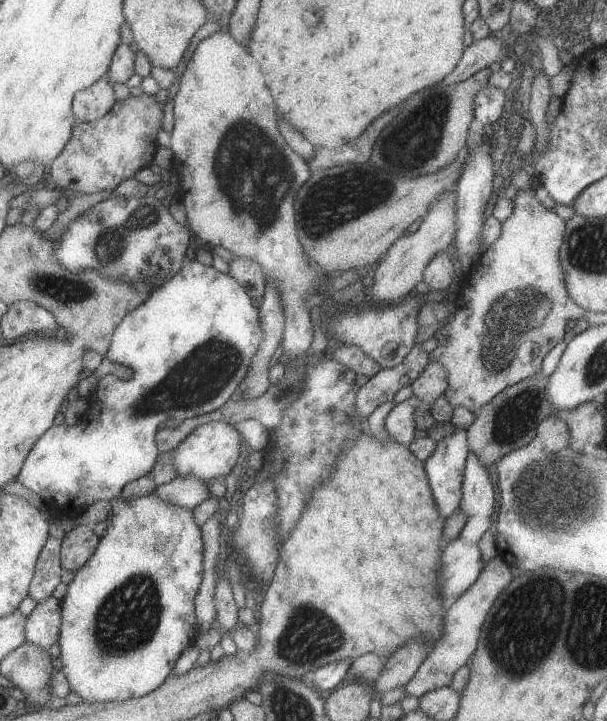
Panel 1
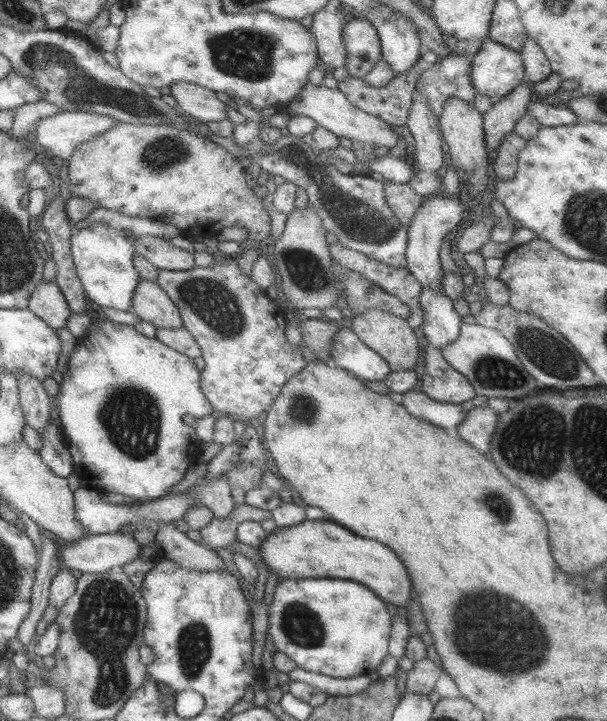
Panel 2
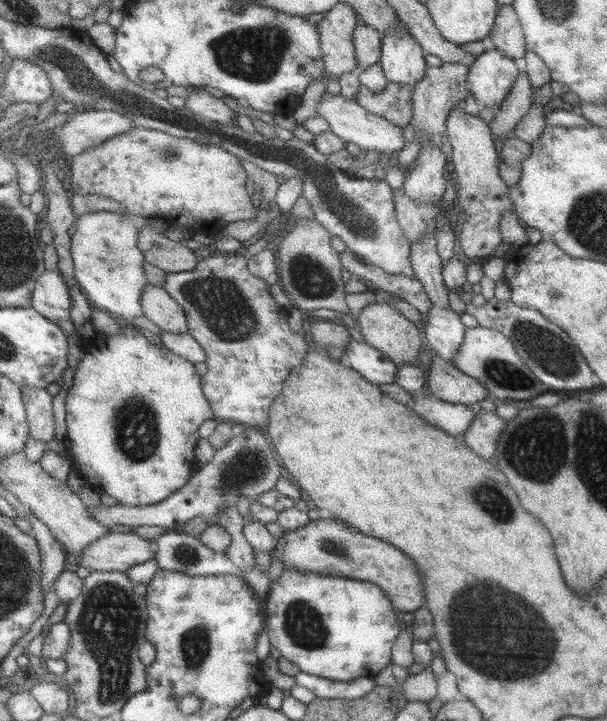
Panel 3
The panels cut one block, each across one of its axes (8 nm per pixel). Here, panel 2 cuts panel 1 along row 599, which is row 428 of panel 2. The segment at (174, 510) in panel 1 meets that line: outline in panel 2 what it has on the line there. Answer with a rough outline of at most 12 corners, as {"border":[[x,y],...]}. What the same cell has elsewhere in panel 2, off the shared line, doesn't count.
{"border":[[95,307],[58,395],[75,469],[153,501],[216,413],[193,359]]}

